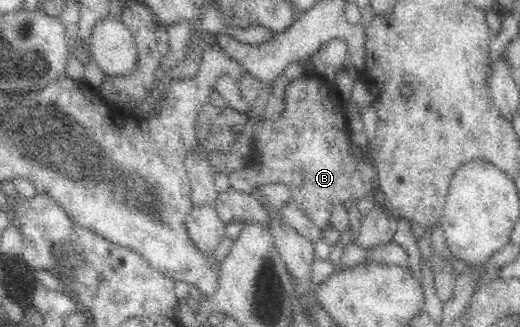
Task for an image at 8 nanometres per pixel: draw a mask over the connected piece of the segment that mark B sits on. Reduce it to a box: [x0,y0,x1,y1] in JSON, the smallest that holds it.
[228,77,377,229]

